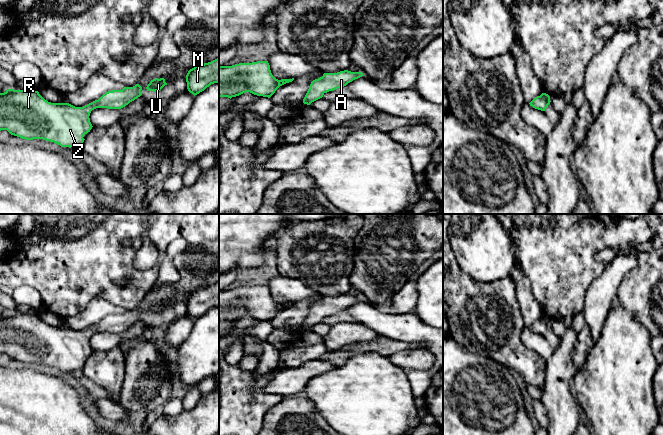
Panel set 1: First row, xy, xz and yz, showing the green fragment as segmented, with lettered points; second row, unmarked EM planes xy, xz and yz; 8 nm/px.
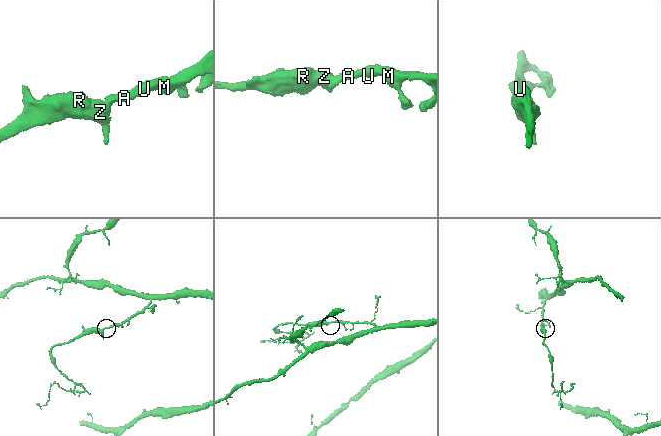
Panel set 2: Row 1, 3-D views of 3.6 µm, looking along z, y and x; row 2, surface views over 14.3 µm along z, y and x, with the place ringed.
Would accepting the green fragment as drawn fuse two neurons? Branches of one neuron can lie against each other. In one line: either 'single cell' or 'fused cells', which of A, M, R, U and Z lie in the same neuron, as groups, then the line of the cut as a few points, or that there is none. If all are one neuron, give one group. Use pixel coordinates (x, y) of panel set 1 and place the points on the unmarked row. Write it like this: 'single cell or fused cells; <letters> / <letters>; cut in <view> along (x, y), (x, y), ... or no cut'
single cell; A M R U Z; no cut

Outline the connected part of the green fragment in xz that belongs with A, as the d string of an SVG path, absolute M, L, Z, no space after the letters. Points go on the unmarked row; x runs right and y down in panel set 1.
M348 294L337 297L324 297L322 301L311 306L309 313L303 323L303 327L310 329L320 323L329 315L346 310L355 303L364 300L362 296L351 296Z

